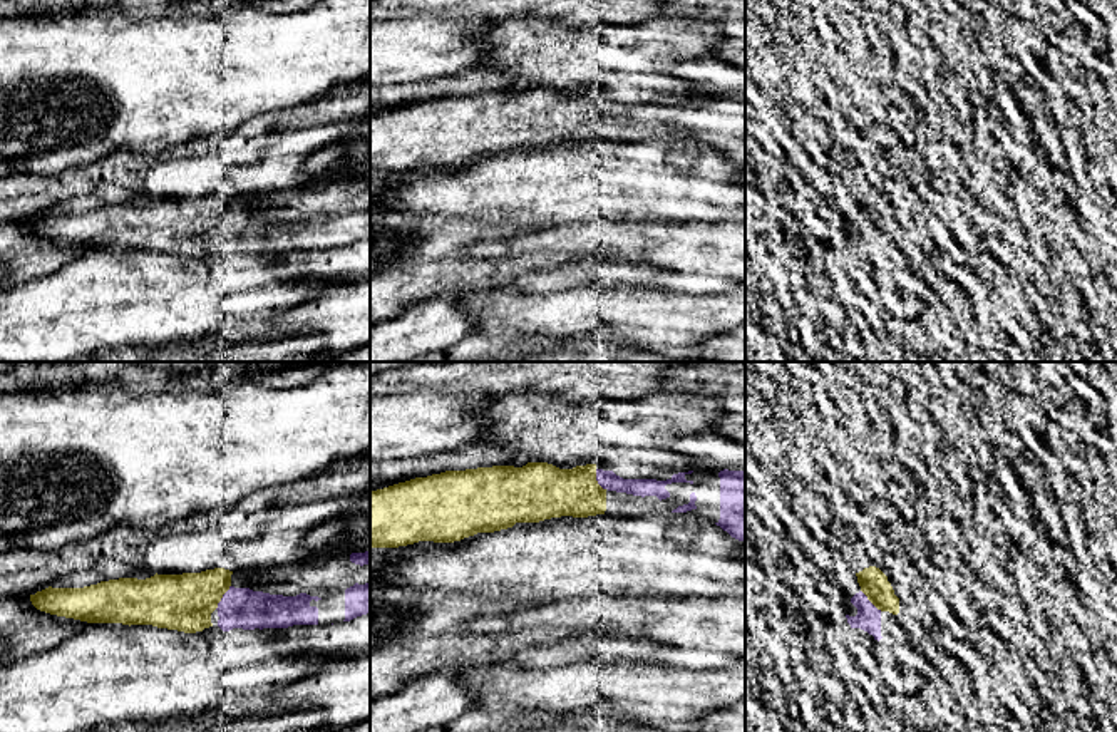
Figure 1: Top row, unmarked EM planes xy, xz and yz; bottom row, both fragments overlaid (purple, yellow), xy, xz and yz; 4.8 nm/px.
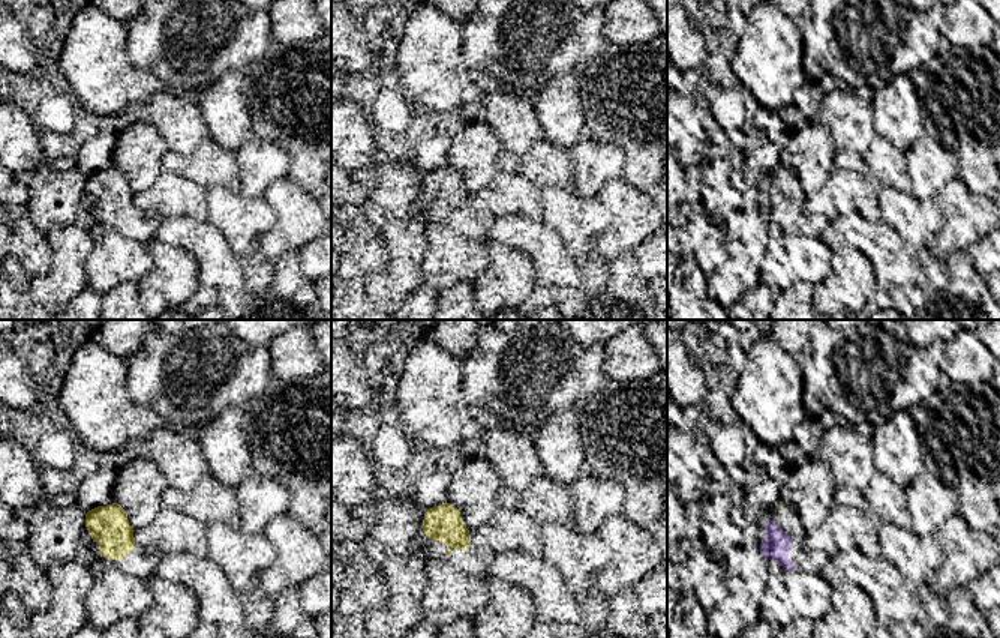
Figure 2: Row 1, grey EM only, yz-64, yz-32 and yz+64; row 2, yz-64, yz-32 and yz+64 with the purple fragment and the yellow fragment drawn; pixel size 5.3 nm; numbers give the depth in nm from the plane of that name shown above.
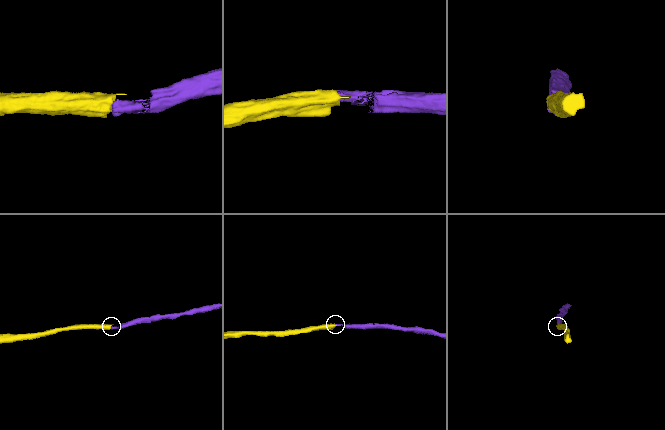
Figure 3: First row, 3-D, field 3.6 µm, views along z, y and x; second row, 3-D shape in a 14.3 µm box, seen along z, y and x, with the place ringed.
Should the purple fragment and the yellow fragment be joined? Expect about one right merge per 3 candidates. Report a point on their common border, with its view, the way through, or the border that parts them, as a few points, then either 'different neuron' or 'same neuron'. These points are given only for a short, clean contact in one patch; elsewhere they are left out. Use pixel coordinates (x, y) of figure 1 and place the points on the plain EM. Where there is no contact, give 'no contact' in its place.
meets purple in xy at (223, 221); same neuron

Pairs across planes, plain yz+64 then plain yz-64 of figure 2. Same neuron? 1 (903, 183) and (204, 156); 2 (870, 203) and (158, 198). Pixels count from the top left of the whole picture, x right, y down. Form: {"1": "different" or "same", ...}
{"1": "same", "2": "same"}

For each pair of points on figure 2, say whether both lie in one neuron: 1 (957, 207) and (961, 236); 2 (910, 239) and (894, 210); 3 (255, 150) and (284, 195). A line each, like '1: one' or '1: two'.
1: one
2: one
3: two

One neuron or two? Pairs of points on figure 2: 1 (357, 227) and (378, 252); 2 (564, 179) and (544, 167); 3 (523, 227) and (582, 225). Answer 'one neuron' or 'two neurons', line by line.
1: one neuron
2: one neuron
3: two neurons

